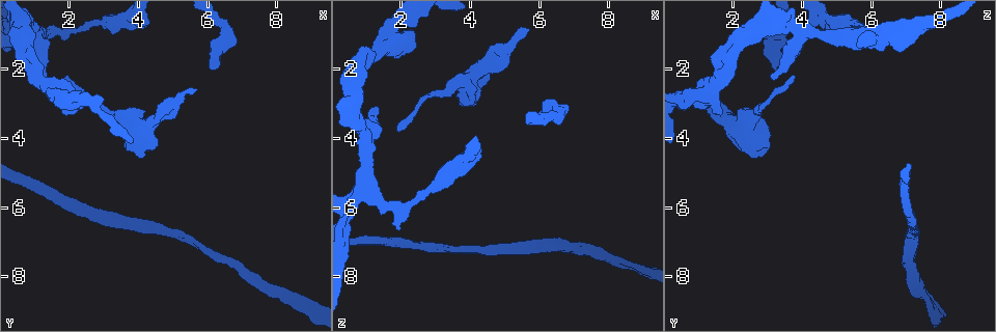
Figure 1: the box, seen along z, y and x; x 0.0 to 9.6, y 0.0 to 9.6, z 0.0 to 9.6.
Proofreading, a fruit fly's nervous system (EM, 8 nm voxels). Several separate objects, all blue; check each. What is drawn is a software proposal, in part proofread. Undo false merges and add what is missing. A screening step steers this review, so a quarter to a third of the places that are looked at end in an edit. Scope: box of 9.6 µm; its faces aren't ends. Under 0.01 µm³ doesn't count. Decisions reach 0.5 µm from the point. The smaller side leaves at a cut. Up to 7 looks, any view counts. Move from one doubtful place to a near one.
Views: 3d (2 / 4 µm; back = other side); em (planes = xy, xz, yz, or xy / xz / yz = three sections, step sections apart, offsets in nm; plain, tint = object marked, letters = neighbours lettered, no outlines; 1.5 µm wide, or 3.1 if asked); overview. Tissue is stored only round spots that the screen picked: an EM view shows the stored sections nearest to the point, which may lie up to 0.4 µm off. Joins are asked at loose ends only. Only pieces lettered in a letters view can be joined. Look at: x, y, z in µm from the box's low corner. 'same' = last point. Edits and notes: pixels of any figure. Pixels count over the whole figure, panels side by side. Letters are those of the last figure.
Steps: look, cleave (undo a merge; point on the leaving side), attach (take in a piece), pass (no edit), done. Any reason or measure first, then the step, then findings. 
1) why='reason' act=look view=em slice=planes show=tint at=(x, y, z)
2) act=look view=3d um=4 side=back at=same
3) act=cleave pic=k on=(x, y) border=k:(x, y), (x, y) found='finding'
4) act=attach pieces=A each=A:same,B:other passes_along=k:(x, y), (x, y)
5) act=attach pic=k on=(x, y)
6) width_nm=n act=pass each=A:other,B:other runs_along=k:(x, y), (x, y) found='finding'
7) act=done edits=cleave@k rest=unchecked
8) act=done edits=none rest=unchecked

why='stops while still wide' act=look view=3d um=2 at=(4.55, 4.15, 2.05)

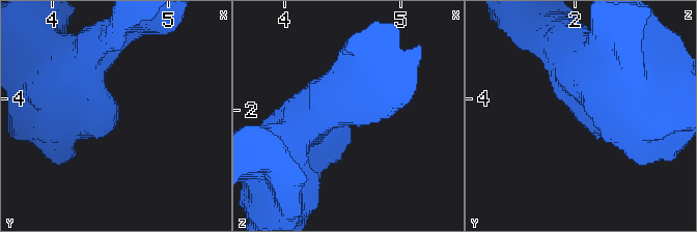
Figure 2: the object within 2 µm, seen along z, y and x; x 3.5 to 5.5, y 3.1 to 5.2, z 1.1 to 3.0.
why='now the EM' act=look view=em slice=xz step=8 show=tint at=(4.54, 4.16, 2.10)

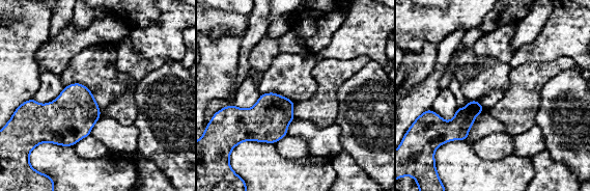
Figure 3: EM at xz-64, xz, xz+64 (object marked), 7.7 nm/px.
why='another direction' act=look view=em slice=planes show=letters at=same

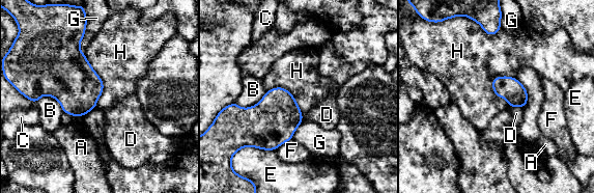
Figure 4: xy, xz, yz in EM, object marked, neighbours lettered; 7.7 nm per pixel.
act=pass each=A:other,B:other,C:other,D:other,E:other,F:other,G:other,H:other border=4:(493, 76), (492, 91), (508, 107) found='none of them fits'

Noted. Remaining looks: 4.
why='branch stops here' act=look view=3d um=2 at=(6.10, 1.95, 3.20)

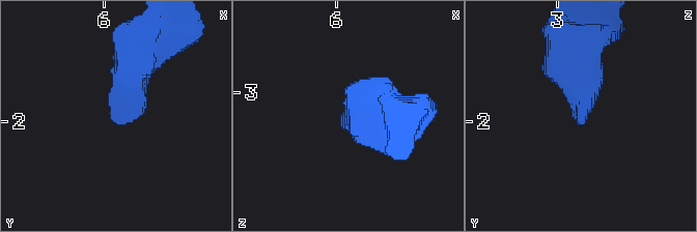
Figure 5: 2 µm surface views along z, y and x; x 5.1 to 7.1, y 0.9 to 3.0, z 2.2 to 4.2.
act=look view=em slice=xy step=8 show=tint at=(6.14, 2.00, 3.24)

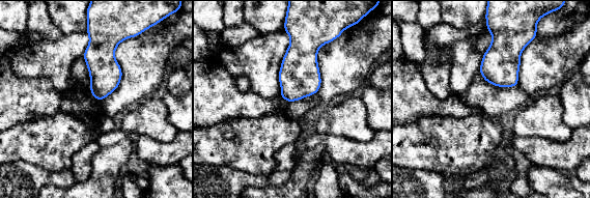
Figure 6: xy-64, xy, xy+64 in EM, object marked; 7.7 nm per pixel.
why='another direction' act=look view=em slice=yz step=4 show=letters at=same

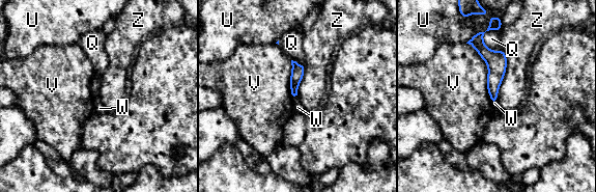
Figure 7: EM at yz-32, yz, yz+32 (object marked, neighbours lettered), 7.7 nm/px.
act=pass each=Q:other,U:other,V:other,W:other,Z:other runs_along=7:(479, 39), (493, 61), (493, 97) found='none of them fits'

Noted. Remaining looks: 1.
why='thin end' act=look view=em slice=yz step=8 show=letters at=(1.90, 2.30, 3.75)

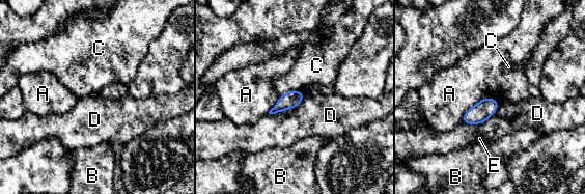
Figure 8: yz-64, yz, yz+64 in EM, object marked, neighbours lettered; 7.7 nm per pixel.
act=pass each=A:other,B:other,C:other,D:other,E:other border=8:(499, 106), (482, 122), (462, 121) found='none of them fits'

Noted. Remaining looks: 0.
act=done edits=none rest=unchecked

